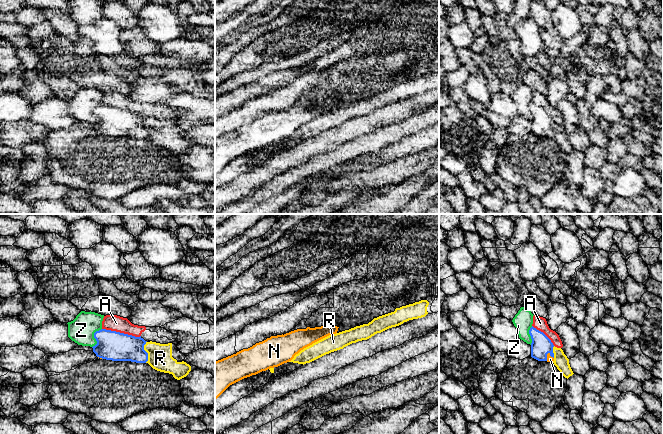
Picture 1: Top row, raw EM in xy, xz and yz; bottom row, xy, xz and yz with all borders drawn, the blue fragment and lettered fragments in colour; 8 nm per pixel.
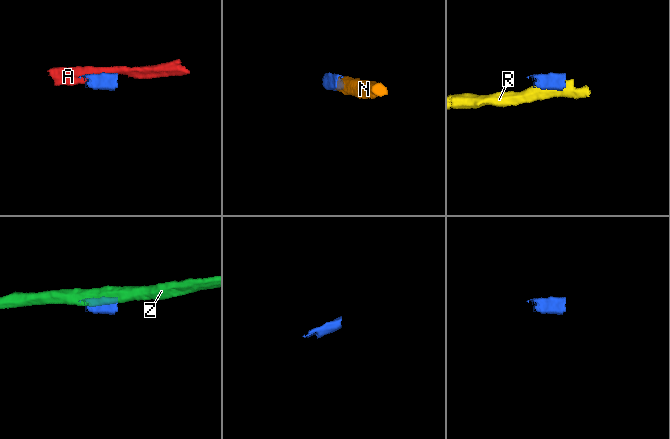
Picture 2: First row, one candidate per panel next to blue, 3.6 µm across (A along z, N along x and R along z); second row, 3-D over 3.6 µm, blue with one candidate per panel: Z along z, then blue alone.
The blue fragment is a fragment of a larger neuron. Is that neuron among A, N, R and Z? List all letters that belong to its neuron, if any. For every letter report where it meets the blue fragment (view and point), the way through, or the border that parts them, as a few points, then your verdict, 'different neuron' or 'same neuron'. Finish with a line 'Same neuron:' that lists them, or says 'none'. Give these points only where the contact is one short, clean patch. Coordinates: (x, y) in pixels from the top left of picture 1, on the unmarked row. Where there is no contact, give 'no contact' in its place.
A: contact xy (121, 109); different neuron
N: contact yz (550, 131); way yz (541, 121), (550, 131), (550, 135); same neuron
R: contact xy (146, 128); border xy (146, 117), (144, 126), (147, 129), (147, 136), (145, 138); different neuron
Z: contact xy (94, 113); different neuron
Same neuron: N

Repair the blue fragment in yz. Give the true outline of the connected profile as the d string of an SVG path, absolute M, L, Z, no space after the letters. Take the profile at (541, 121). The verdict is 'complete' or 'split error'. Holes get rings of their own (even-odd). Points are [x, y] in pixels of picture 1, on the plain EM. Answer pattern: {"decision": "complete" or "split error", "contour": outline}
{"decision": "split error", "contour": "M533 102L529 106L529 110L532 115L531 133L538 137L547 137L553 139L554 121L551 116L543 108L537 106Z"}

